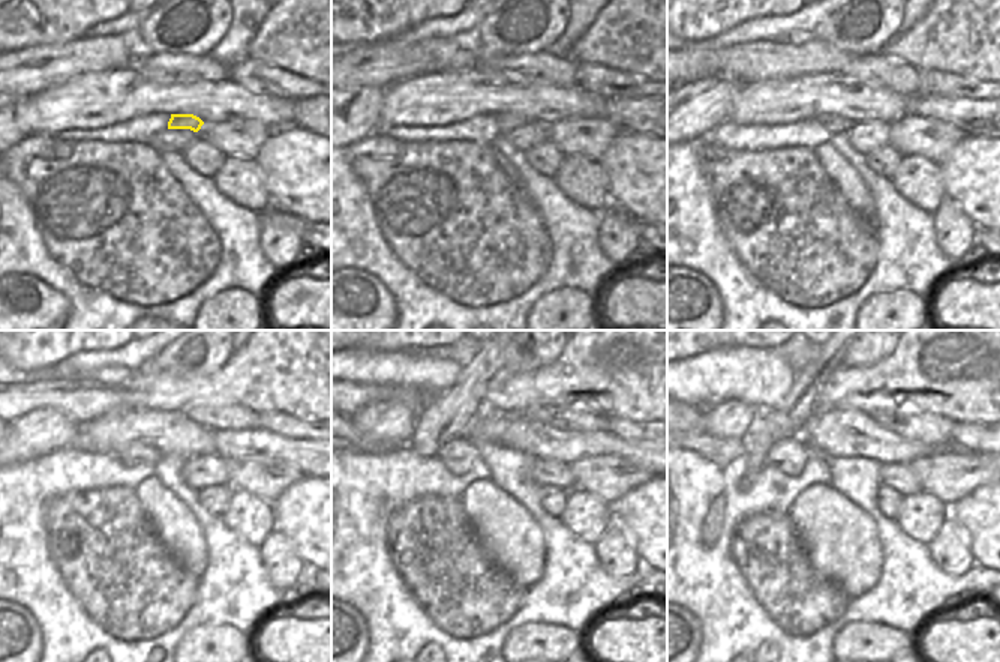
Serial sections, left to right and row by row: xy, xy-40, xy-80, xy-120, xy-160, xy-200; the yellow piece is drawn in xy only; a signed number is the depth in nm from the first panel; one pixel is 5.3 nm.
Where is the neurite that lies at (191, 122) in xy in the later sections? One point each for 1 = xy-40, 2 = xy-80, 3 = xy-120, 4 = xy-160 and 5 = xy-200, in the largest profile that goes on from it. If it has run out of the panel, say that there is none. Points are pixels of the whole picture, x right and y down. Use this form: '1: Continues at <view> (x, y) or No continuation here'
1: Continues at xy-40 (505, 122)
2: Continues at xy-80 (834, 125)
3: Continues at xy-120 (134, 454)
4: Continues at xy-160 (458, 455)
5: Continues at xy-200 (789, 455).

